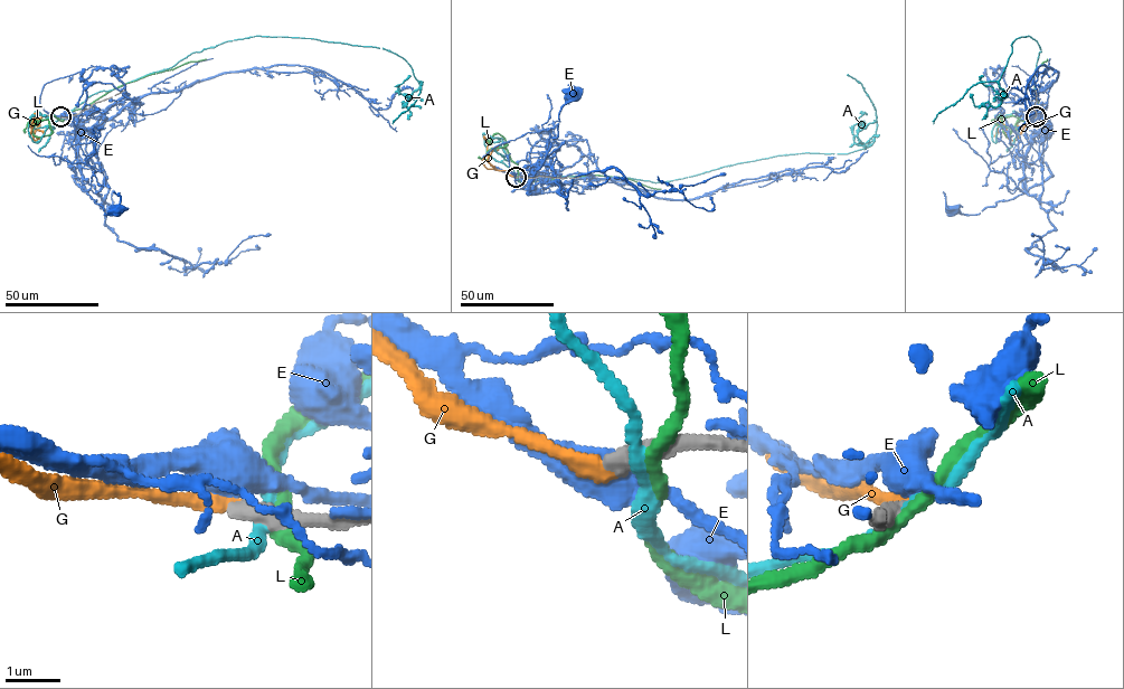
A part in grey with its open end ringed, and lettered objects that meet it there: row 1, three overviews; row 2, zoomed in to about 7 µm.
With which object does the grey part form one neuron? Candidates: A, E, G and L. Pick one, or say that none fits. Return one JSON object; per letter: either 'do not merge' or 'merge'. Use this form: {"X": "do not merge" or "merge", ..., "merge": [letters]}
{"A": "do not merge", "E": "do not merge", "G": "merge", "L": "do not merge", "merge": ["G"]}

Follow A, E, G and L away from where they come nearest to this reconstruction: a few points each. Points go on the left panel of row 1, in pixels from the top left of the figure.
A: (63, 118), (95, 93), (169, 68), (196, 52), (255, 36), (371, 46), (402, 57), (421, 90), (393, 123)
E: (62, 116), (68, 119), (68, 124), (75, 125), (83, 187), (103, 206), (104, 215), (117, 210)
G: (62, 116), (39, 118), (27, 125), (34, 123), (29, 137)
L: (63, 118), (126, 83), (206, 58)

